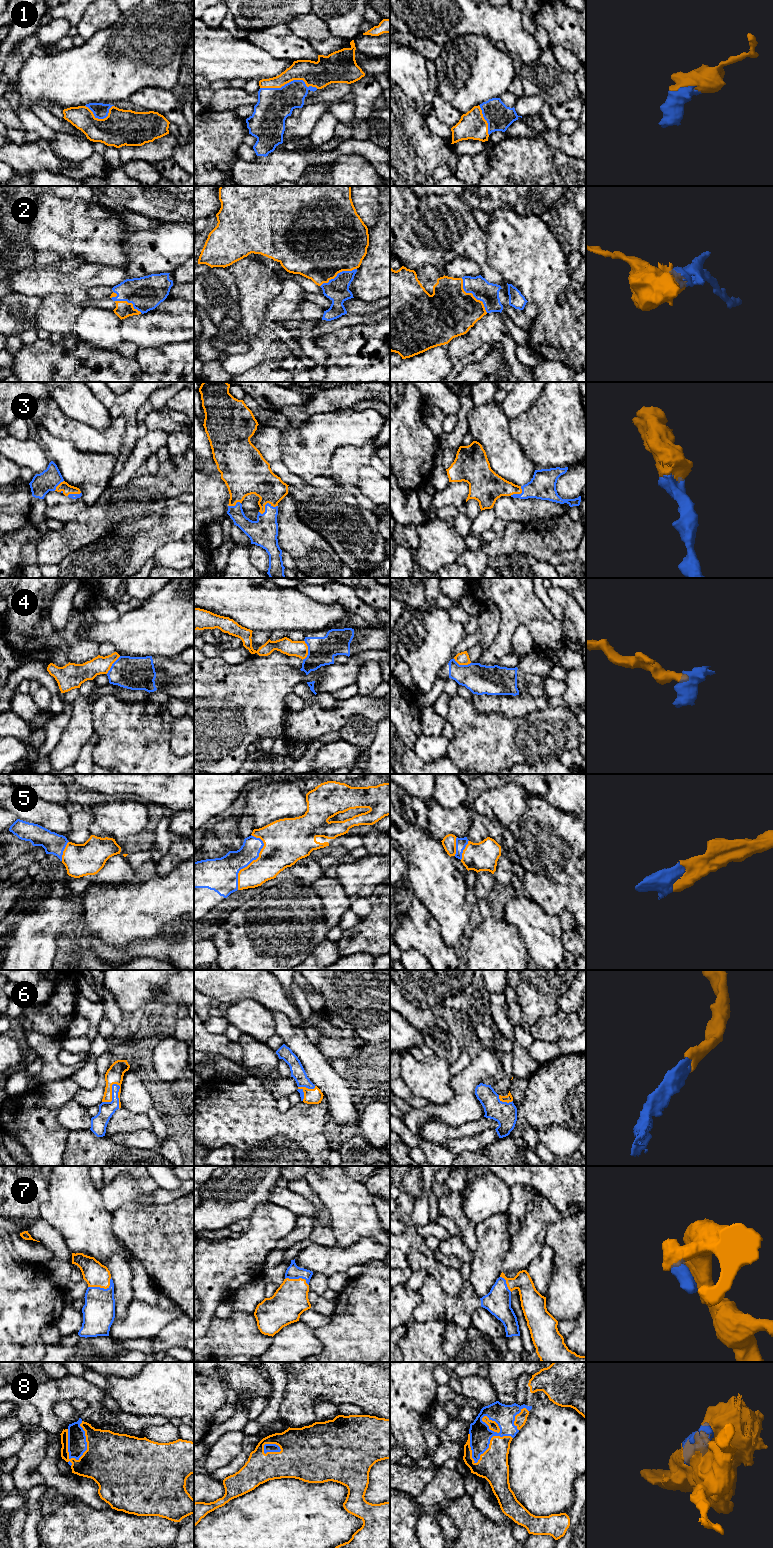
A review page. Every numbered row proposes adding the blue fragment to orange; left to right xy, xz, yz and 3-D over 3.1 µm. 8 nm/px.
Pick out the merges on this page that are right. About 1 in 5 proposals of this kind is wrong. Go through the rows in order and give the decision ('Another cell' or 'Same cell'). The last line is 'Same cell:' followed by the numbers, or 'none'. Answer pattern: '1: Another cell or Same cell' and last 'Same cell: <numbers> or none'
1: Same cell
2: Same cell
3: Same cell
4: Another cell
5: Same cell
6: Same cell
7: Same cell
8: Same cell
Same cell: 1, 2, 3, 5, 6, 7, 8

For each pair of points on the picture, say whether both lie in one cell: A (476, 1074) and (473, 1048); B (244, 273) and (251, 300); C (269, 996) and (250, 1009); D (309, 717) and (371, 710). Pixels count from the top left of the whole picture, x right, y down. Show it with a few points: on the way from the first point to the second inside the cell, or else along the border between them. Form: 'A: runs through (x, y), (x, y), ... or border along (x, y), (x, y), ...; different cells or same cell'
A: border along (487, 1042), (472, 1060); different cells
B: runs through (251, 280), (251, 293); same cell
C: border along (236, 1001), (242, 999), (256, 1000), (271, 1011); different cells
D: runs through (324, 717), (335, 717), (343, 709), (356, 708); same cell

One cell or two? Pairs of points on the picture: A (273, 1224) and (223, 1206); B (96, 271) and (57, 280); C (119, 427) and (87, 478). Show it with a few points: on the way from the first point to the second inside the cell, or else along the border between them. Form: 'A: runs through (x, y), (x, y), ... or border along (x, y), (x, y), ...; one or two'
A: border along (269, 1201), (260, 1203), (249, 1219); two
B: runs through (86, 277), (78, 280), (67, 280); one
C: border along (80, 450), (111, 453), (116, 457); two

